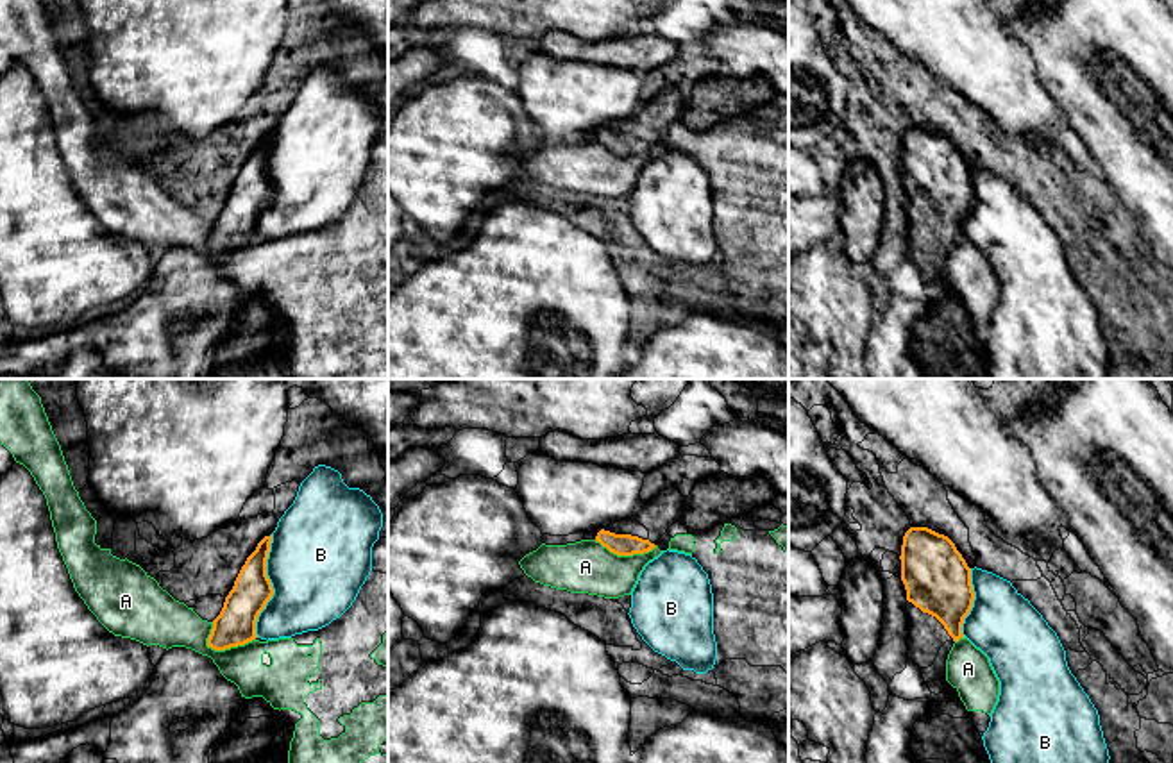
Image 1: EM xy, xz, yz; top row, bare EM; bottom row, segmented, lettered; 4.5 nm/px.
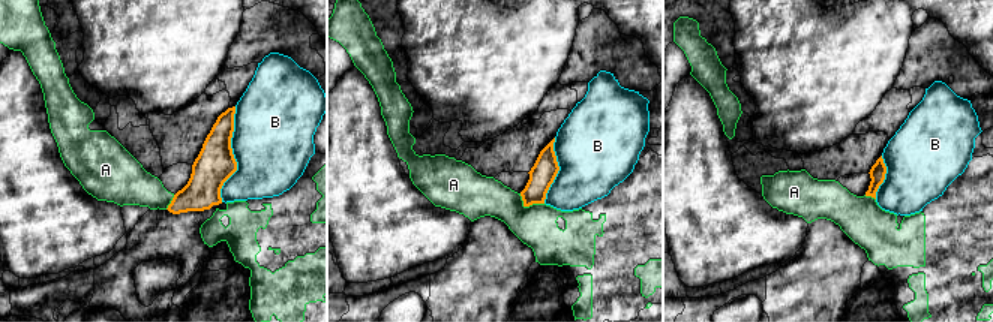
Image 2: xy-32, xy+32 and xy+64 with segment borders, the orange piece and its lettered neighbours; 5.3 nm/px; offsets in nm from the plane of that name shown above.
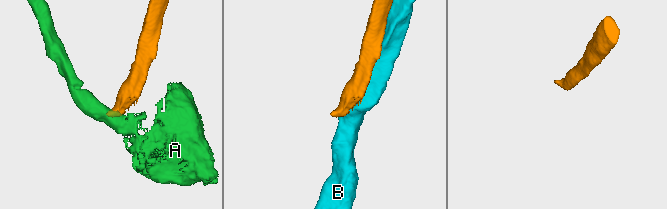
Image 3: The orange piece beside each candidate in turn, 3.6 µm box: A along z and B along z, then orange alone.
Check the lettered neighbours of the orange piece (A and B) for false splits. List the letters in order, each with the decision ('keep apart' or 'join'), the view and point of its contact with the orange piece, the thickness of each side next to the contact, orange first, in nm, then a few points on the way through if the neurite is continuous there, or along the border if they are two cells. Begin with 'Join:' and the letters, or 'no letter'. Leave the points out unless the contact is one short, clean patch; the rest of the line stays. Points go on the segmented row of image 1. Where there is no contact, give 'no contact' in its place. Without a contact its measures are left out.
Join: no letter
A: keep apart | xy (229, 647) | 180/190 nm | along xy (254, 638), (224, 649), (206, 645)
B: keep apart | xy (270, 586) | 180/460 nm

